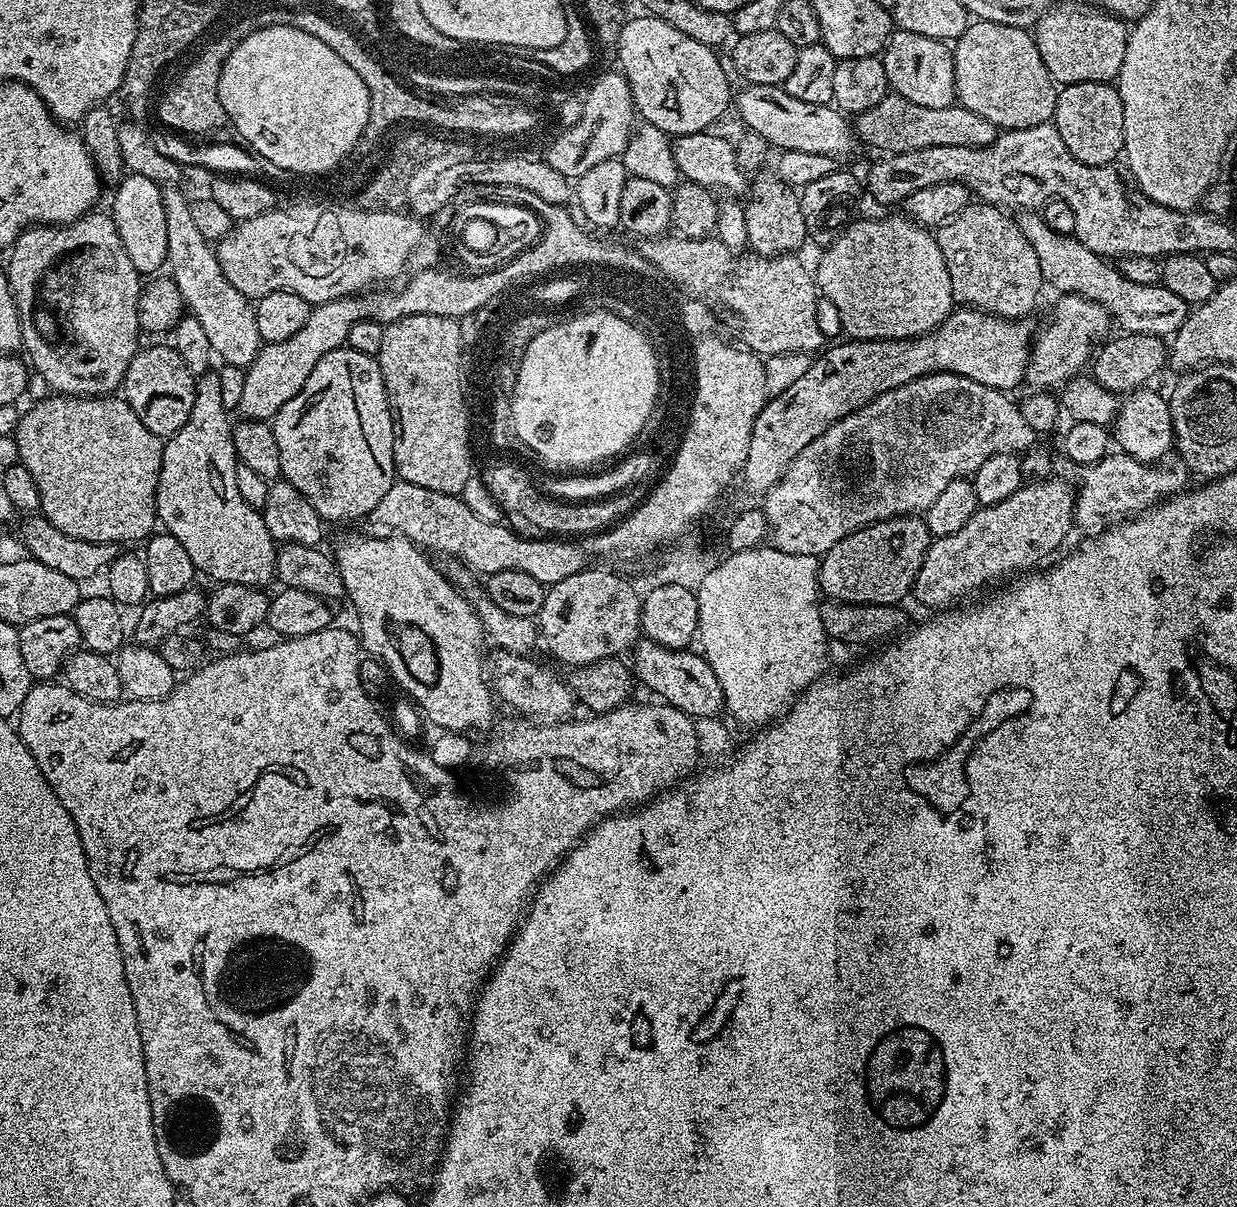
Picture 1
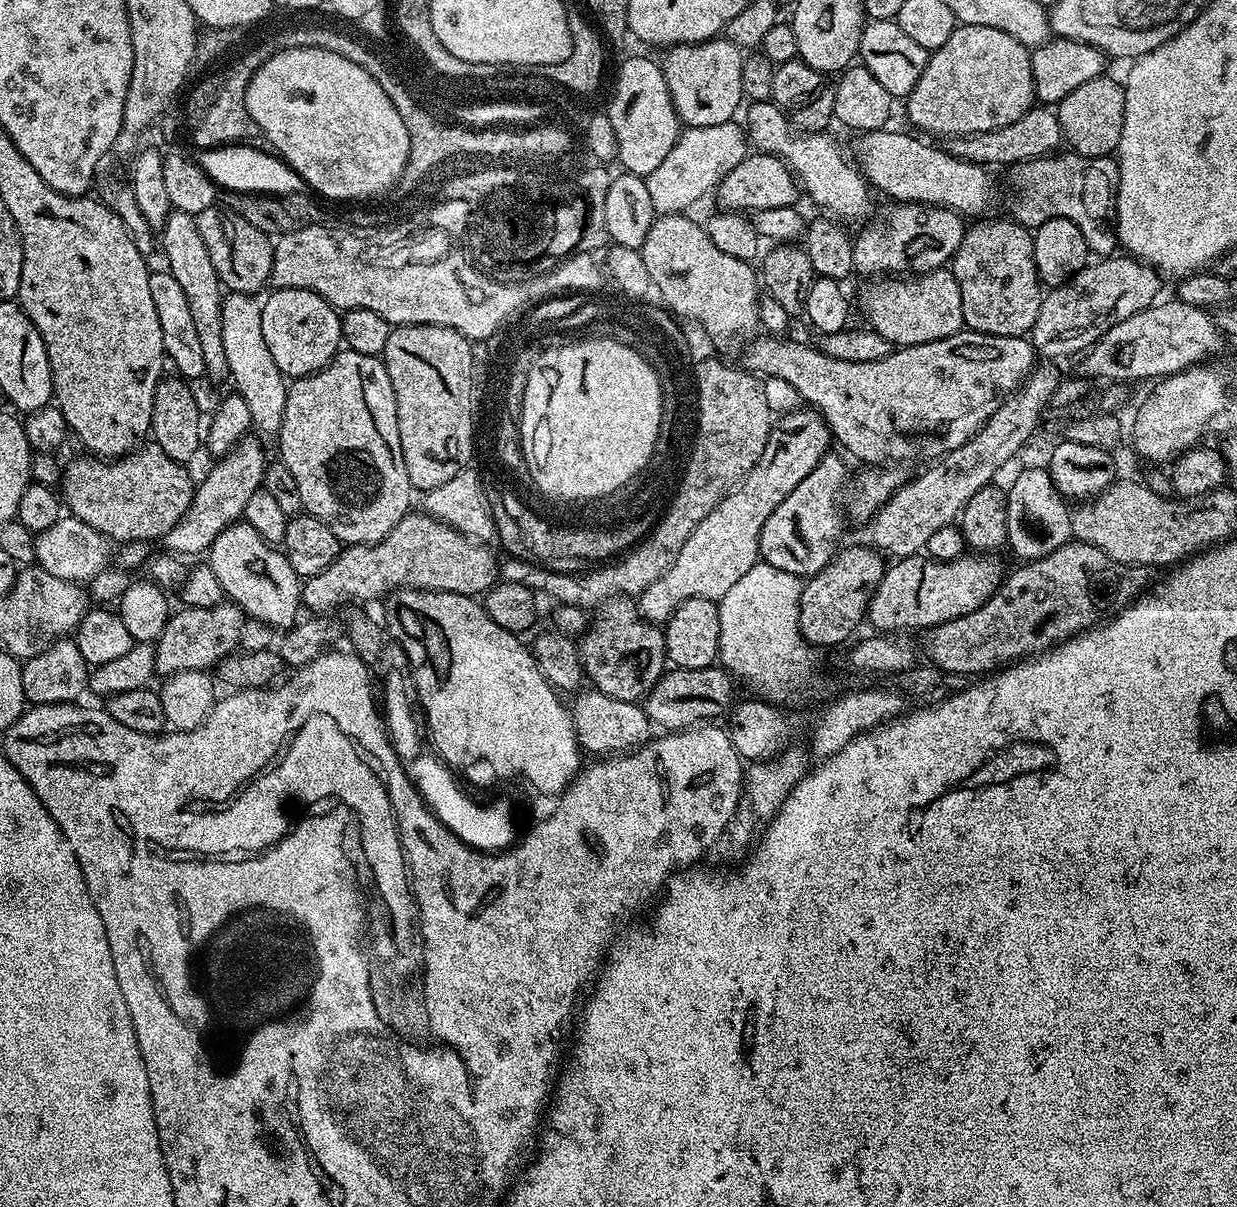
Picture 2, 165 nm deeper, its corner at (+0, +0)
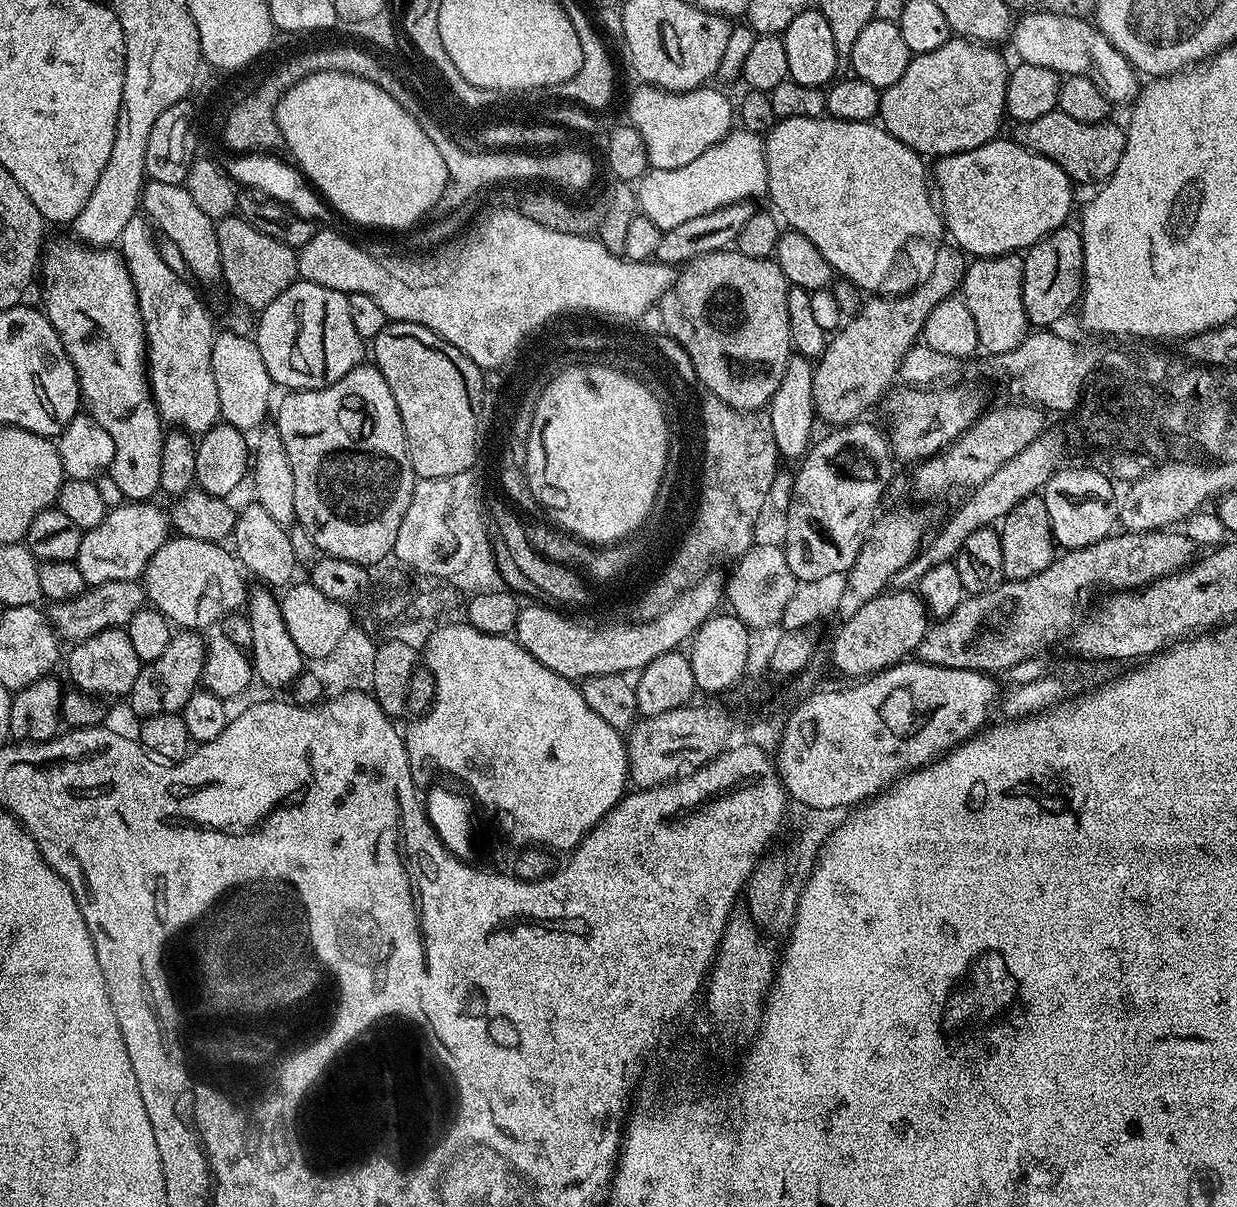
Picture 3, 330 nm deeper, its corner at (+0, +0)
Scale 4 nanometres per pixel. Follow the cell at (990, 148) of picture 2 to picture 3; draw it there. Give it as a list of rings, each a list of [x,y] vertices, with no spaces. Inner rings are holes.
[[[1054,110],[1050,114],[1042,114],[1042,118],[1034,118],[1034,122],[1016,124],[1014,139],[1026,146],[1026,150],[1042,154],[1050,158],[1050,162],[1058,162],[1058,166],[1062,166],[1077,185],[1099,186],[1112,177],[1114,170],[1118,170],[1118,162],[1122,162],[1124,153],[1125,129],[1112,123],[1078,122],[1078,118],[1070,118],[1070,114]]]

